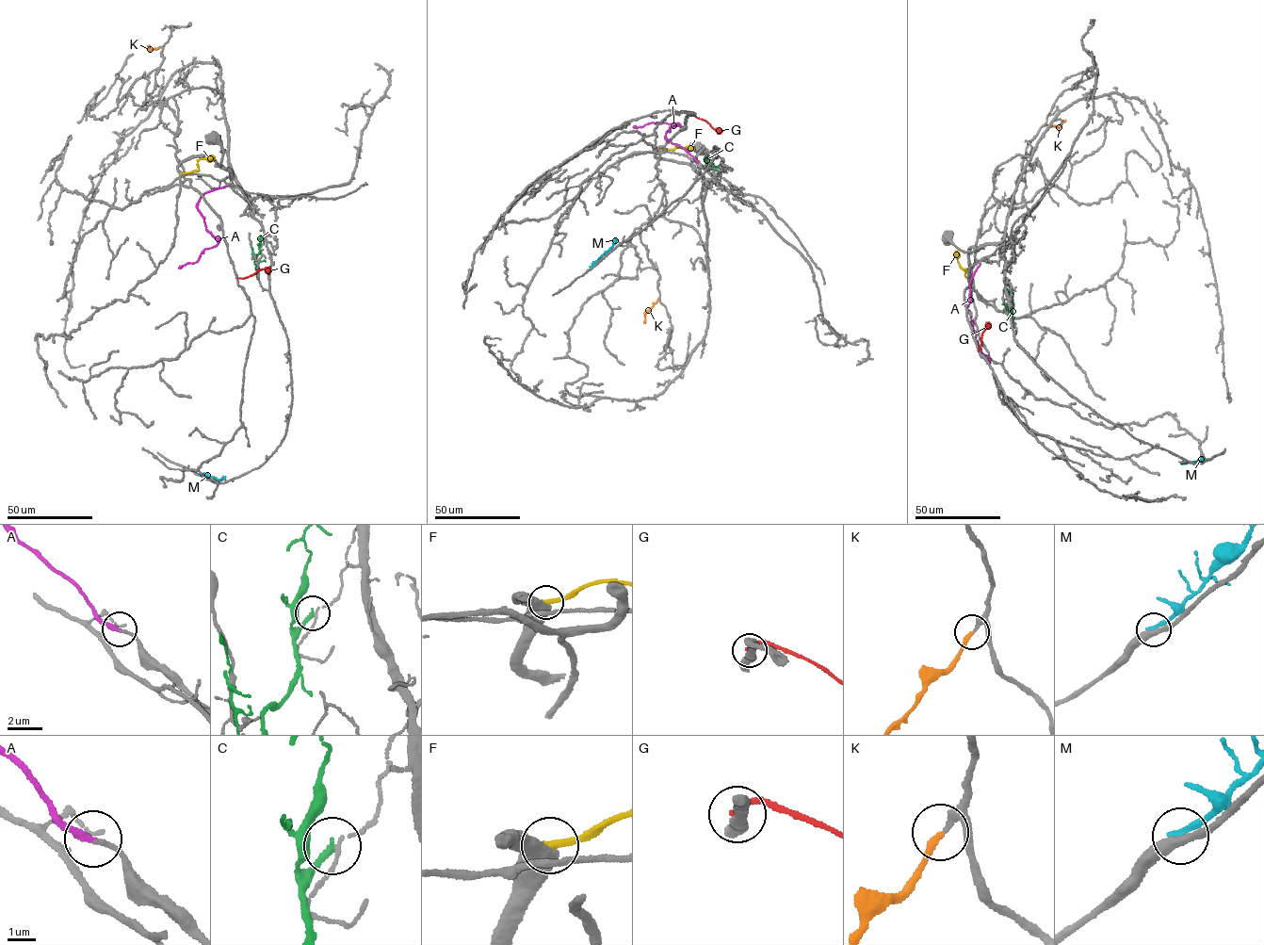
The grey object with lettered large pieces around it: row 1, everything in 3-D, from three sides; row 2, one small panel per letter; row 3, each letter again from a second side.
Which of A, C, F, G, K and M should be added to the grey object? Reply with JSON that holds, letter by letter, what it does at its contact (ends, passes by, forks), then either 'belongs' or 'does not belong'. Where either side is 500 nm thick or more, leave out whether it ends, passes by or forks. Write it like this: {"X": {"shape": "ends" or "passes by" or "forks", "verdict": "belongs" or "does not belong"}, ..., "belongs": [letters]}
{"A": {"shape": "ends", "verdict": "belongs"}, "C": {"shape": "ends", "verdict": "does not belong"}, "F": {"verdict": "does not belong"}, "G": {"shape": "ends", "verdict": "does not belong"}, "K": {"shape": "ends", "verdict": "belongs"}, "M": {"shape": "ends", "verdict": "does not belong"}, "belongs": ["A", "K"]}

